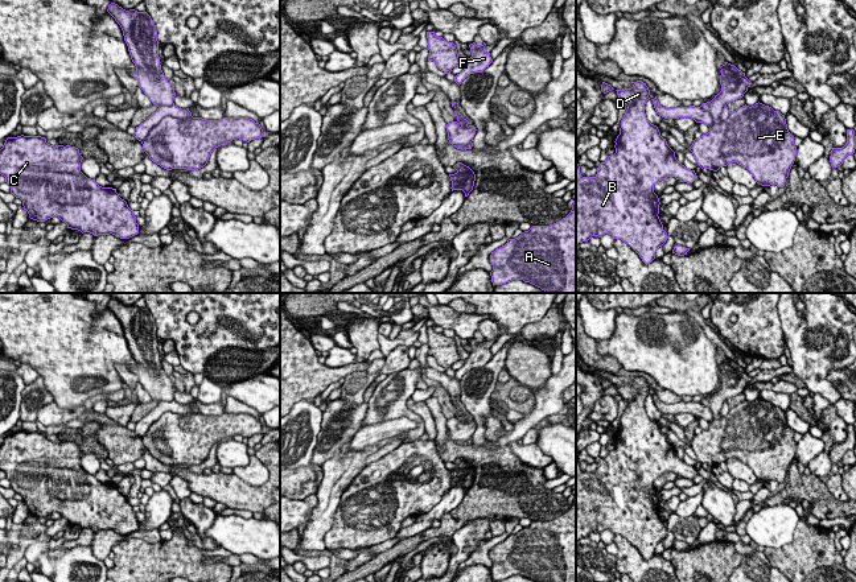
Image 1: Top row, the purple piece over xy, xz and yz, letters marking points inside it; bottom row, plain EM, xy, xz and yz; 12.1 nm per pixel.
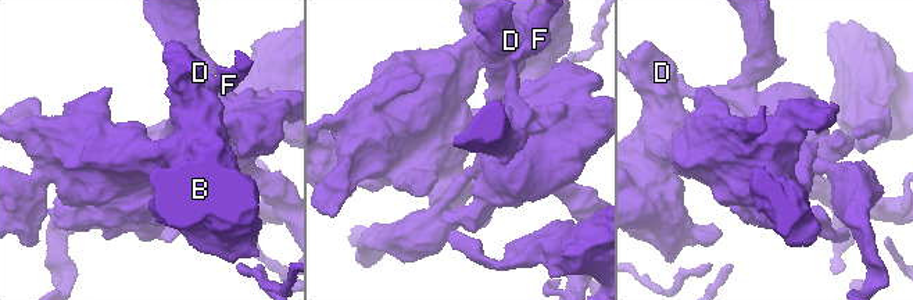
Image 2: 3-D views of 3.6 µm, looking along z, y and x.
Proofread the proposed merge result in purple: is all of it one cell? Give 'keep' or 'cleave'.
cleave

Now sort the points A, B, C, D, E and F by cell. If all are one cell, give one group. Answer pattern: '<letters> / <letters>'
A B C D E / F

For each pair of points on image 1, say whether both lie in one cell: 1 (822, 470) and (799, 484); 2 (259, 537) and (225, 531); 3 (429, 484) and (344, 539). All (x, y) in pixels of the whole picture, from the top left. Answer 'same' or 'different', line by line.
1: different
2: same
3: same

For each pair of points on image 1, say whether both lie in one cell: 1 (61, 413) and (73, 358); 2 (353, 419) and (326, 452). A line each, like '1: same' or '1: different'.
1: different
2: same

